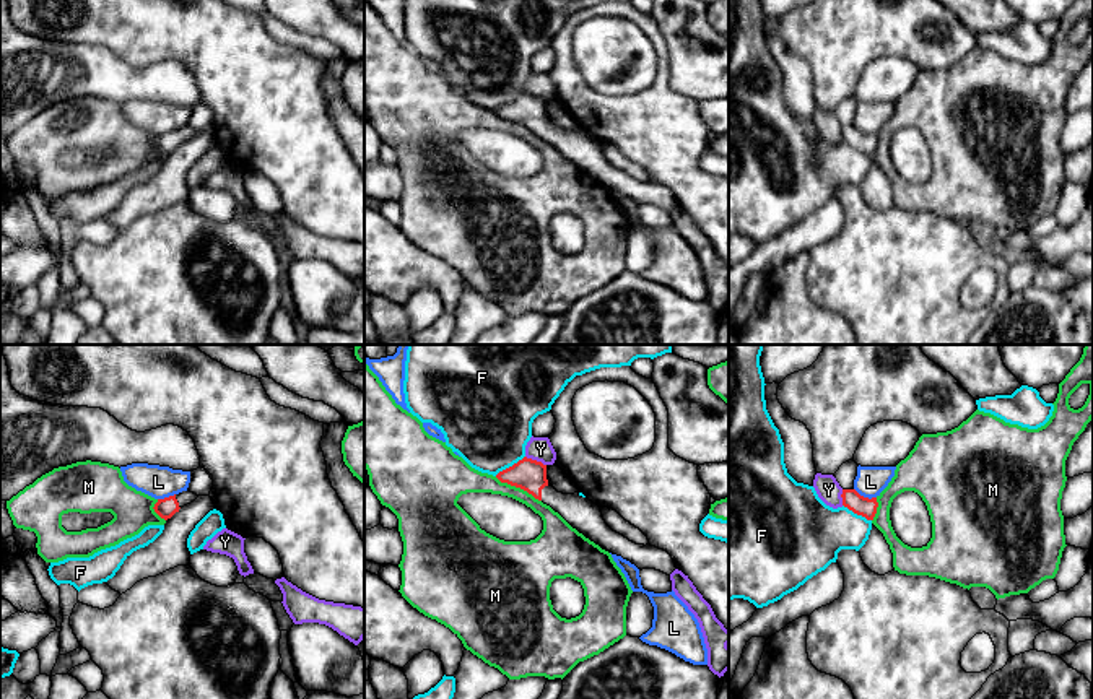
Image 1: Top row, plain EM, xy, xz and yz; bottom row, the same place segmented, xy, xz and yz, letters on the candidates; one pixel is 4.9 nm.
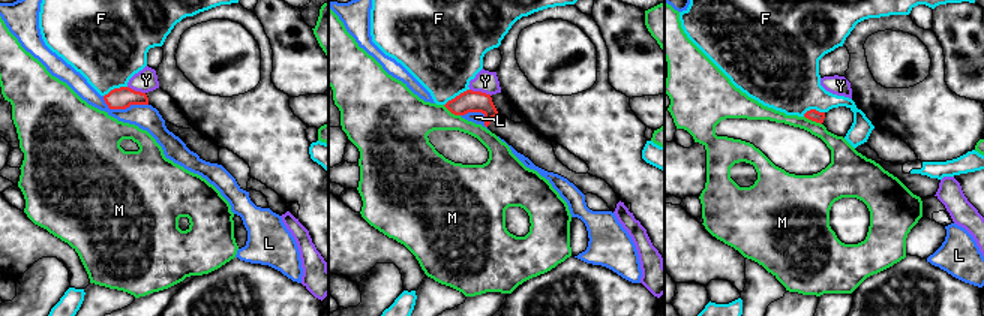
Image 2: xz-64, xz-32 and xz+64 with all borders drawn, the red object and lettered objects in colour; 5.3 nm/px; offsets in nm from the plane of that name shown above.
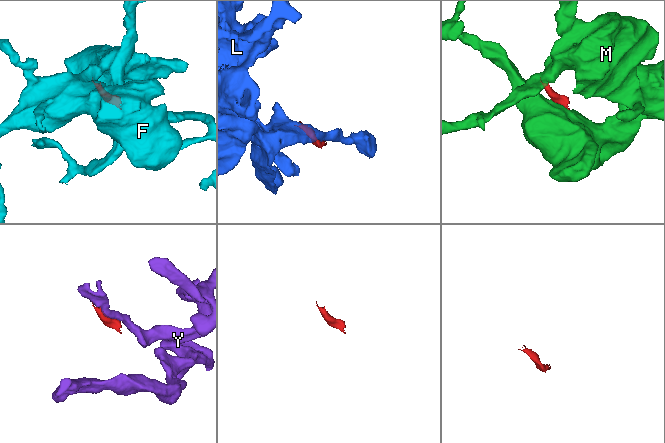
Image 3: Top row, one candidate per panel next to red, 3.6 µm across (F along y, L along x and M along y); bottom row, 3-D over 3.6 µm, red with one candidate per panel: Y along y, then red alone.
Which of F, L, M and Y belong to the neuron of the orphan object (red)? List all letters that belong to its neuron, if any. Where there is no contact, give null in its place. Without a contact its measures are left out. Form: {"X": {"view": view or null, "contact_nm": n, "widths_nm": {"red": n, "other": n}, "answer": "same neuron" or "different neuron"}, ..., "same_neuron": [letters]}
{"F": {"view": "xz", "contact_nm": 180, "widths_nm": {"red": 160, "other": 440}, "answer": "different neuron"}, "L": {"view": "yz", "contact_nm": 120, "widths_nm": {"red": 100, "other": 150}, "answer": "different neuron"}, "M": {"view": "xz", "contact_nm": 260, "widths_nm": {"red": 160, "other": 130}, "answer": "different neuron"}, "Y": {"view": "xz", "contact_nm": 120, "widths_nm": {"red": 160, "other": 120}, "answer": "different neuron"}, "same_neuron": []}

